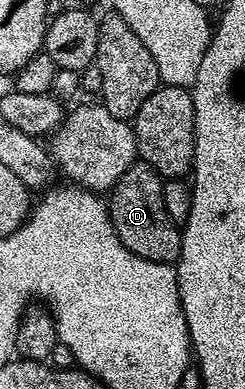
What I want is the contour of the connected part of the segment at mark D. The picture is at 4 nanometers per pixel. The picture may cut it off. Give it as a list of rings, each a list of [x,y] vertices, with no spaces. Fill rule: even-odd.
[[[134,162],[108,193],[107,203],[115,234],[127,250],[151,262],[176,265],[181,258],[181,228],[167,214],[167,206],[163,206],[163,180],[151,165]]]

